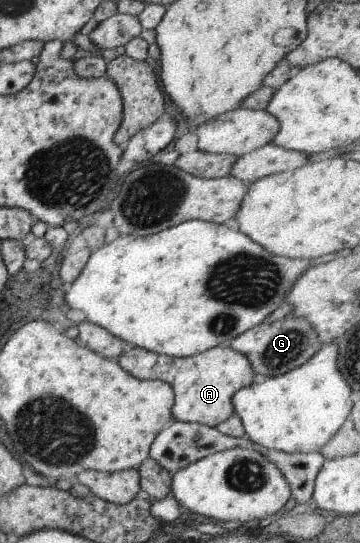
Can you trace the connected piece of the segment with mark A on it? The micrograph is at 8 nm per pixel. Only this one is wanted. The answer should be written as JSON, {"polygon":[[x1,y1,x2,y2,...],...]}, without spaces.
{"polygon":[[228,344,218,345,186,358,161,356,135,347,121,352,115,362,119,364,121,370,129,372,137,380,147,378,169,384,169,388,173,390,173,408,171,408,173,421,198,423,209,427,215,427,219,422,229,418,233,413,231,396,239,388,249,386,252,381,258,379,258,376,253,374,247,358,231,350]]}

